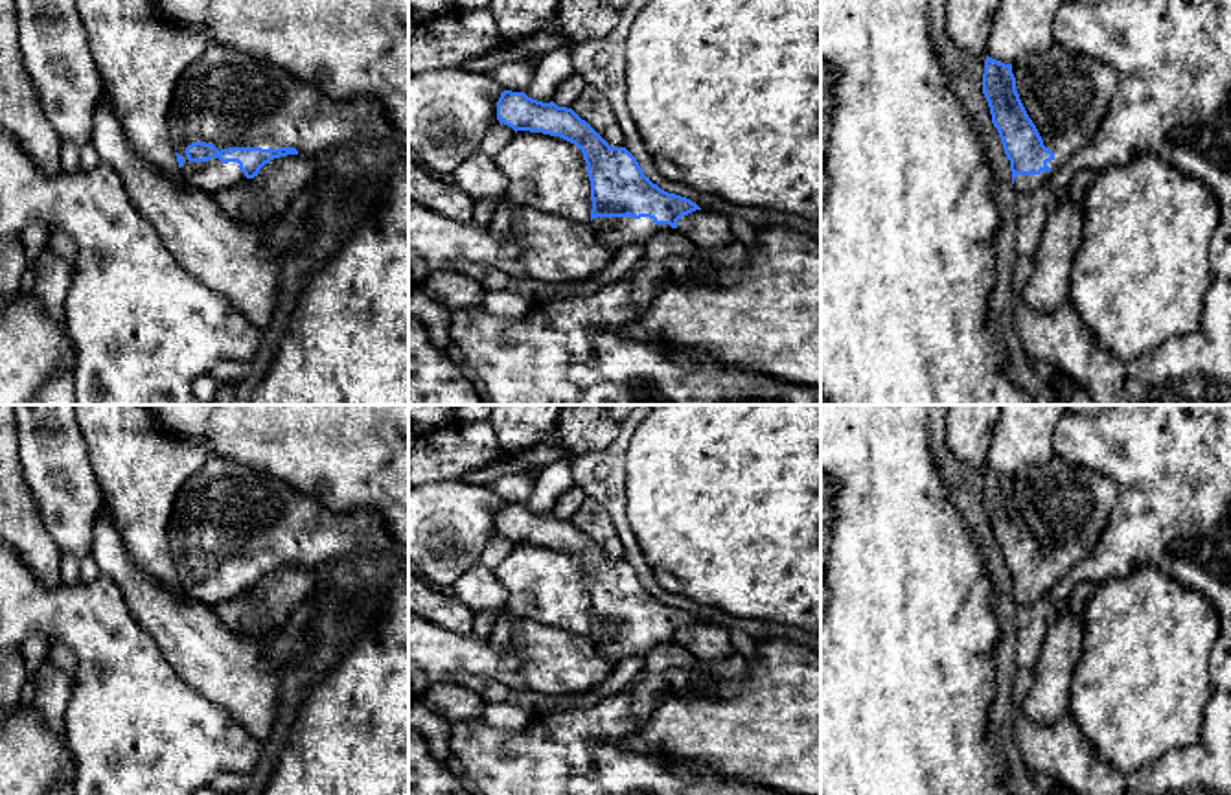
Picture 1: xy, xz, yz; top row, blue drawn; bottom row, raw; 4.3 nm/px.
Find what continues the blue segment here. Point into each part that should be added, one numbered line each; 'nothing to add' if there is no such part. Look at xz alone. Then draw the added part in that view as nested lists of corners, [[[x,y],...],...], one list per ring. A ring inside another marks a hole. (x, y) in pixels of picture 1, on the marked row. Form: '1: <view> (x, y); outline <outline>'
1: xz (615, 232); outline [[[596,217],[589,221],[600,243],[611,250],[618,250],[631,243],[646,243],[661,232],[670,232],[670,225],[655,225],[650,217]]]

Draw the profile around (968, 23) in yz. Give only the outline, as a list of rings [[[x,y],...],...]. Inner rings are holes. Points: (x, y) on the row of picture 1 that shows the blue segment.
[[[948,0],[946,33],[949,40],[972,55],[986,55],[997,4],[999,0]]]

